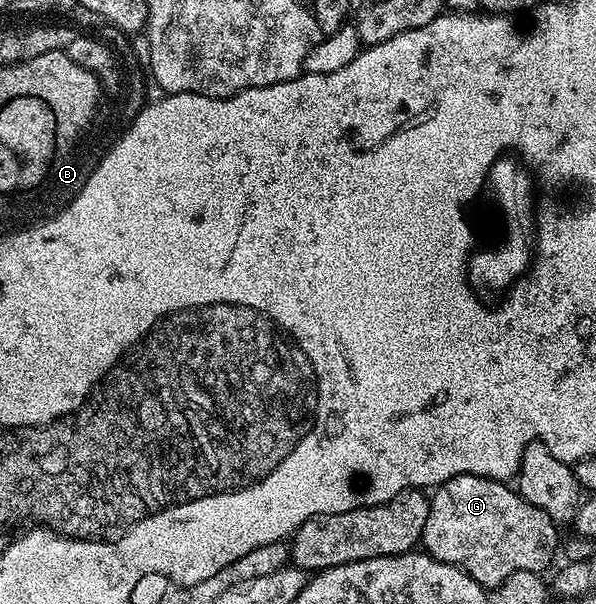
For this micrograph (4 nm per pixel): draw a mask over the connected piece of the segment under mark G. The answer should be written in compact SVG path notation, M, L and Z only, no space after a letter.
M461 474L442 483L429 495L428 518L424 520L421 549L444 564L459 566L476 584L487 588L499 586L512 572L545 571L545 566L554 558L554 549L558 546L559 527L543 510L528 504L506 482L497 482L494 478L481 478L471 474Z

